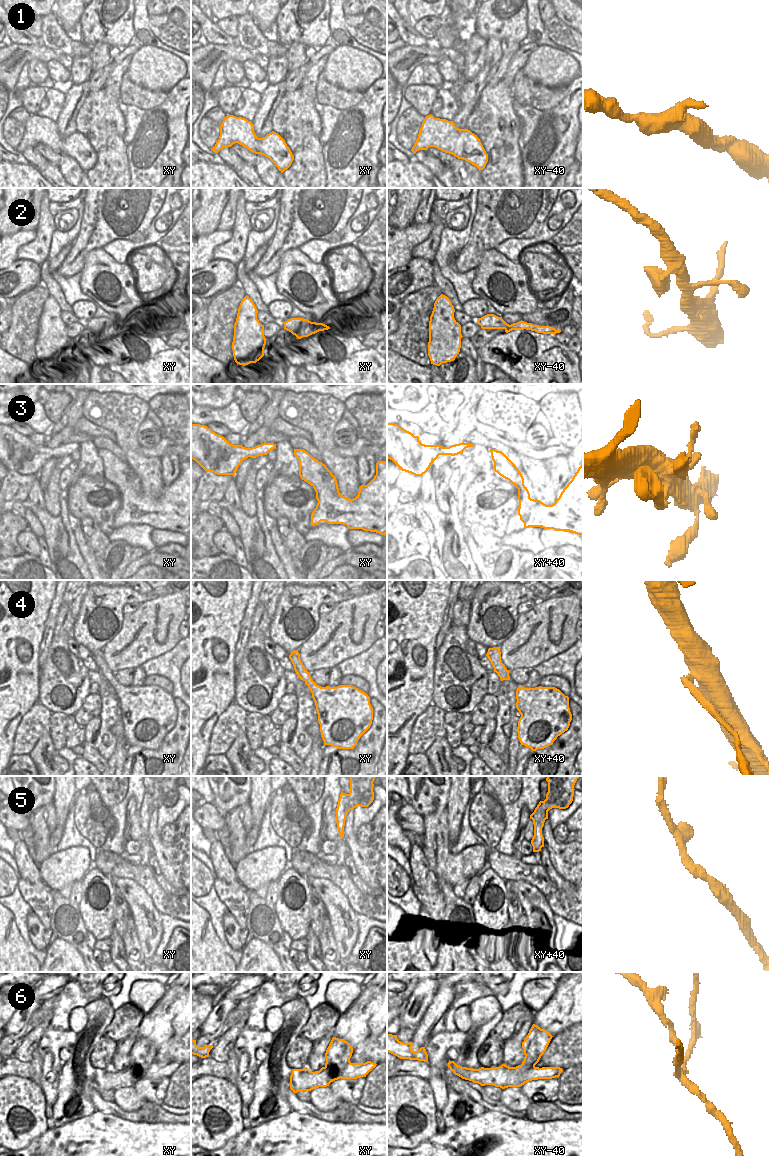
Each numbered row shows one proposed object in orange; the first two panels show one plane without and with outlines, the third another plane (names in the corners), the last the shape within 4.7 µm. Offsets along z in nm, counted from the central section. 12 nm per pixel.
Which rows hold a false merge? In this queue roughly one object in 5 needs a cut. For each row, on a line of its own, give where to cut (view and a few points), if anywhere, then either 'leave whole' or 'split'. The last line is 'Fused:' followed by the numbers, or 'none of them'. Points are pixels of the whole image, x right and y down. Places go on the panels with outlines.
1: cut none; leave whole
2: cut none; leave whole
3: cut none; leave whole
4: cut xy (310, 676), (304, 680); split
5: cut none; leave whole
6: cut xy (324, 1067), (329, 1070), (331, 1081); split
Fused: 4, 6

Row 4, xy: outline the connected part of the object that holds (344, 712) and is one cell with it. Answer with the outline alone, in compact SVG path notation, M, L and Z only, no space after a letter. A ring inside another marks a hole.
M311 677L305 684L316 705L324 745L353 749L372 724L370 697L352 685L321 687Z

